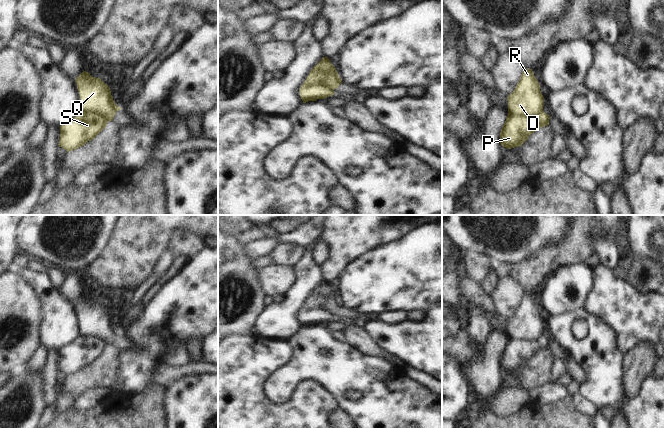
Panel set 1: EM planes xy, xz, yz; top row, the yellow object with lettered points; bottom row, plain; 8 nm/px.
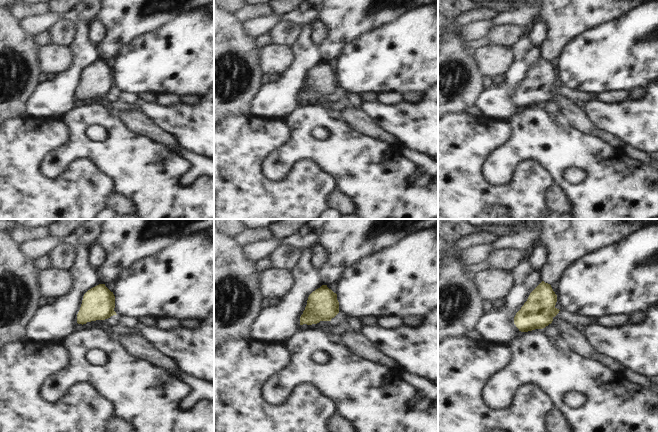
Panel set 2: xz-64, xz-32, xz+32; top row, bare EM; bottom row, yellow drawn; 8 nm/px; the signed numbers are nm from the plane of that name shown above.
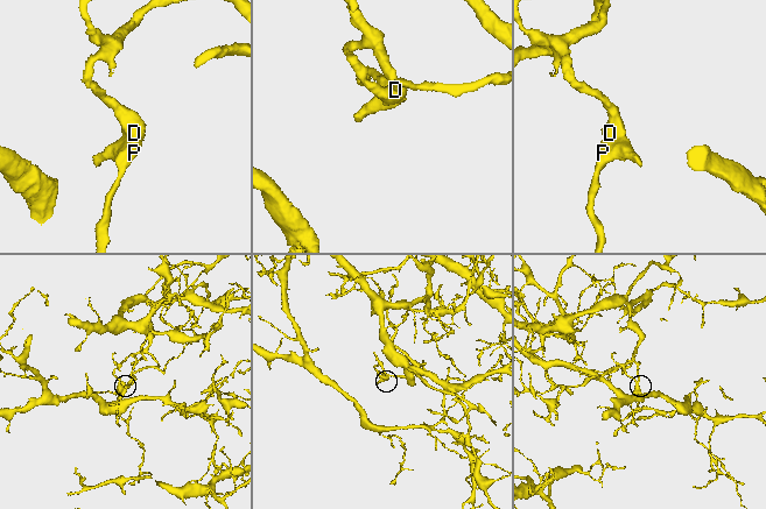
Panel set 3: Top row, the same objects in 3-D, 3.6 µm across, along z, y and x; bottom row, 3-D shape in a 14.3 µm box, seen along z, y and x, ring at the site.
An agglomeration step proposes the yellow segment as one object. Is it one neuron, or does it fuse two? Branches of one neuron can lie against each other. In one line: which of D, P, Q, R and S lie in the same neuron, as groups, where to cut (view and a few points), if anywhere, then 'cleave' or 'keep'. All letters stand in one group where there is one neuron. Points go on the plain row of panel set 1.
groups D Q R / P S; cut yz (542, 334), (534, 339), (517, 340), (508, 338); cleave

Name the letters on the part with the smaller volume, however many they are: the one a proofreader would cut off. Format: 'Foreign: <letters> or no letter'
Foreign: P, S

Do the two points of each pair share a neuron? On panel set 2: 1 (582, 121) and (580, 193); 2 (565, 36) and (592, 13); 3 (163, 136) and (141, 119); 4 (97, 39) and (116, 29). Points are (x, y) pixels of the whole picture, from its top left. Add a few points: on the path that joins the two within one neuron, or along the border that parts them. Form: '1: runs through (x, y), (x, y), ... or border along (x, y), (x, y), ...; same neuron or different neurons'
1: border along (562, 118), (591, 135); different neurons
2: runs through (572, 29), (585, 16); same neuron
3: runs through (158, 133), (146, 124); same neuron
4: border along (97, 19), (107, 32), (107, 37), (100, 45); different neurons

